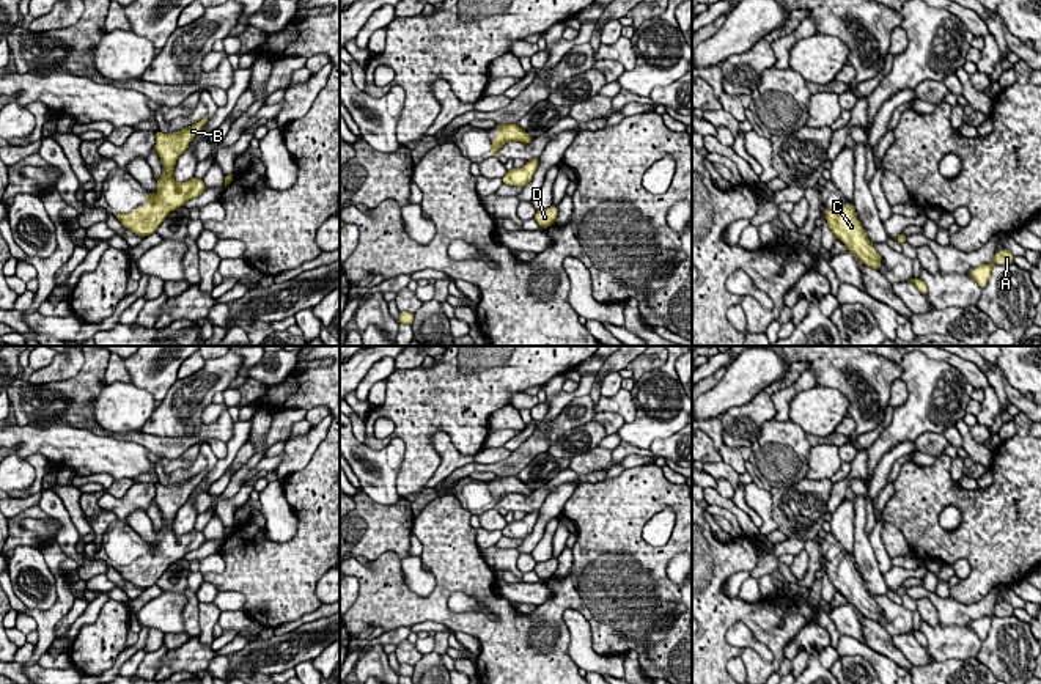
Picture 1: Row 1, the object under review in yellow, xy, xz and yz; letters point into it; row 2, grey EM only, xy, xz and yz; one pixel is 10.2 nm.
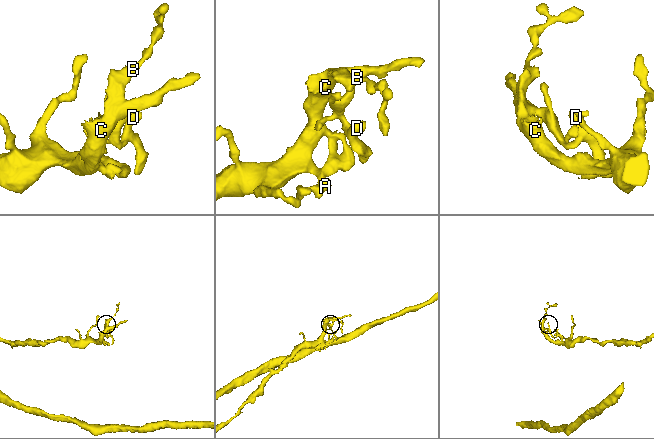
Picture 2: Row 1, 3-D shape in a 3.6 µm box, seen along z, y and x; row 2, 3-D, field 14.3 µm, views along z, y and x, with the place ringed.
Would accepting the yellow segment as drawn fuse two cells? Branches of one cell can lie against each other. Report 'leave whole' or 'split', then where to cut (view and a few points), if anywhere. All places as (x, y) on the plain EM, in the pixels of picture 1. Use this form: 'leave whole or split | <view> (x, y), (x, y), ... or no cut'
leave whole | no cut

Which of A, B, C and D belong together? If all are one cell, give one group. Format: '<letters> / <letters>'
A B C D

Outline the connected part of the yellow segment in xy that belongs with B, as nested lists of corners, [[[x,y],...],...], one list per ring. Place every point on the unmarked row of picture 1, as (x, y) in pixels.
[[[208,467],[201,473],[173,486],[156,484],[154,502],[160,509],[162,520],[167,524],[162,524],[160,530],[156,531],[159,542],[156,546],[146,544],[145,560],[137,560],[131,566],[115,566],[124,580],[146,590],[156,585],[171,563],[184,558],[189,552],[200,549],[206,542],[203,531],[192,530],[186,535],[173,531],[176,513],[186,505],[192,491],[206,475]]]

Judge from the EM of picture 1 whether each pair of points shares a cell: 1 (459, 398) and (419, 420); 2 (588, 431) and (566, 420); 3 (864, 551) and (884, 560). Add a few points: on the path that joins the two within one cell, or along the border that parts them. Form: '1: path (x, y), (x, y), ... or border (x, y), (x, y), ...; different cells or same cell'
1: path (450, 398), (441, 398), (428, 411); same cell
2: border (592, 419), (568, 430), (551, 445); different cells
3: border (868, 536), (882, 574); different cells

